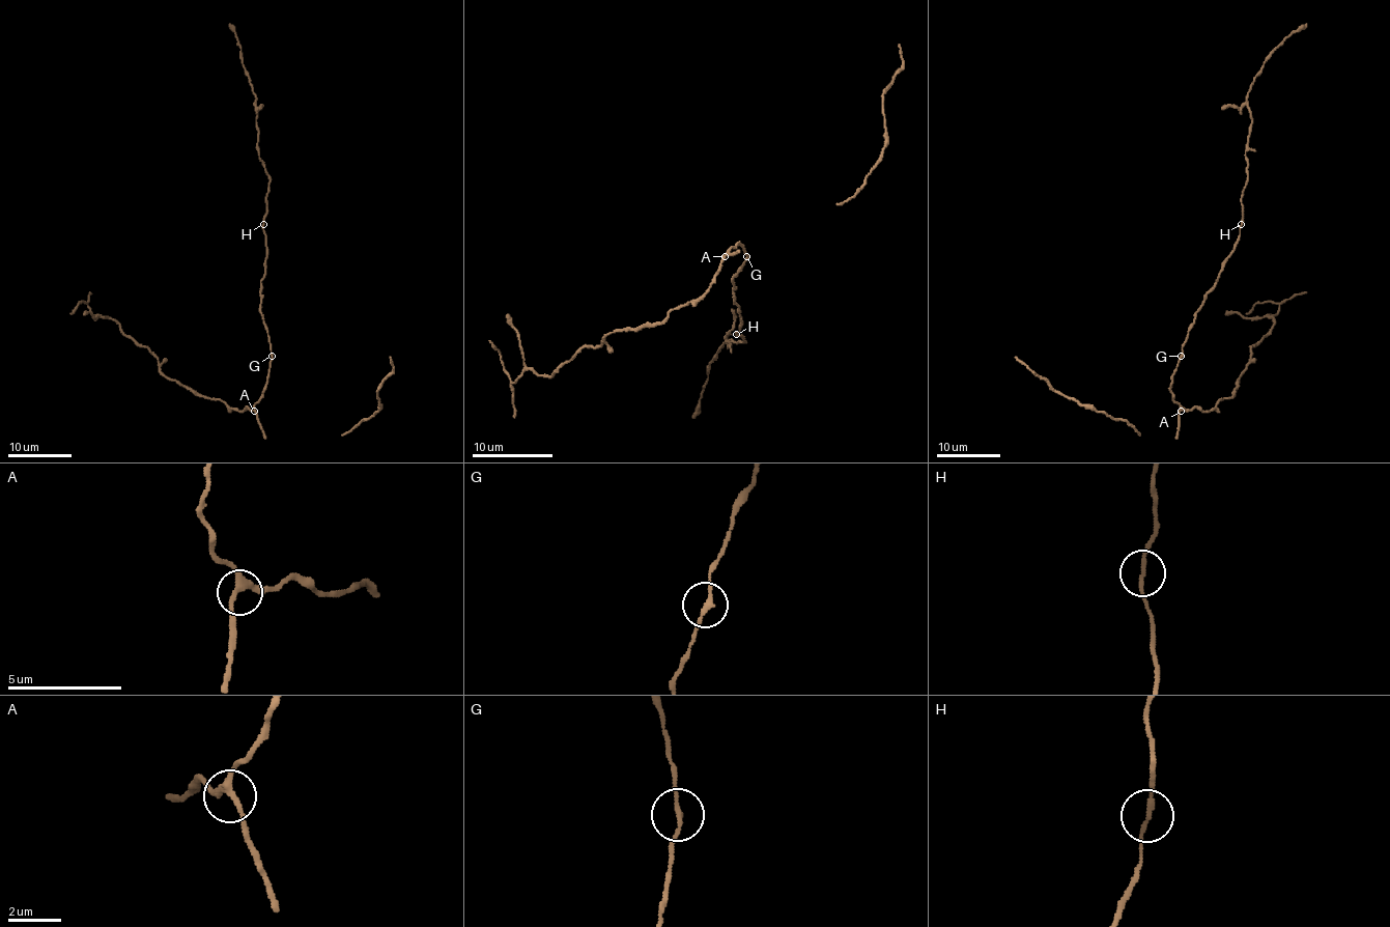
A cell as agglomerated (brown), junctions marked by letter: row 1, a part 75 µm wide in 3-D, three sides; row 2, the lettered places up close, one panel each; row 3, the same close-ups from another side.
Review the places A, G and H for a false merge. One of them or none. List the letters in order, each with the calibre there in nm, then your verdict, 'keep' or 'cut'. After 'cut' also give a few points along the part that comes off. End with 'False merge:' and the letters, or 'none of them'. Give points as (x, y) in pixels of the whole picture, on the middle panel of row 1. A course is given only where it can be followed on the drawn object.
A: 240 nm | keep
G: 180 nm | keep
H: 180 nm | keep
False merge: none of them

